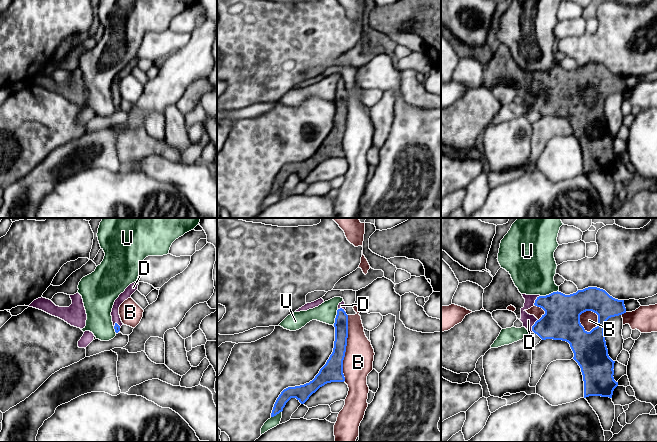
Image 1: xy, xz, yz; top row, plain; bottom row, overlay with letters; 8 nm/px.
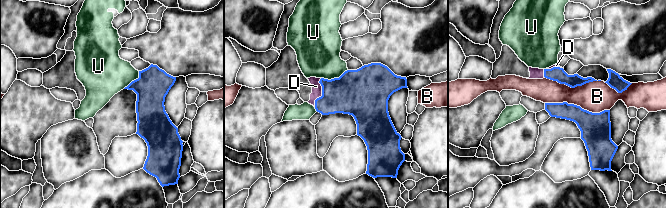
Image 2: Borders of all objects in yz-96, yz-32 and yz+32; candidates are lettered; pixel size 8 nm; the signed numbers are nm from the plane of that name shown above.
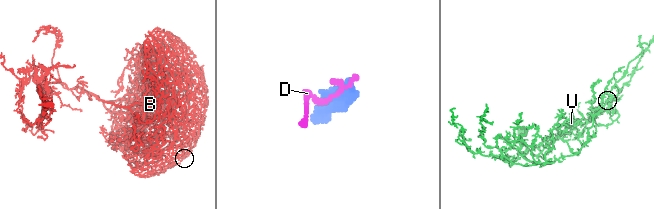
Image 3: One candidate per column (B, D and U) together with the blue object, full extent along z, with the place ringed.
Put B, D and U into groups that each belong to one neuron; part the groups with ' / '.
B / D / U

